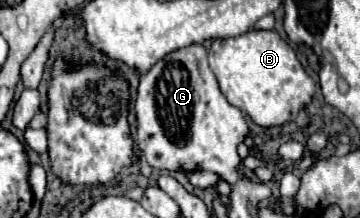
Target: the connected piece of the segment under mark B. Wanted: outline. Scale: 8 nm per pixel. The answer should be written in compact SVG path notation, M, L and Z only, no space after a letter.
M252 28L236 38L216 38L208 50L208 62L226 100L264 128L296 120L300 108L310 104L316 90L294 48L276 30Z

